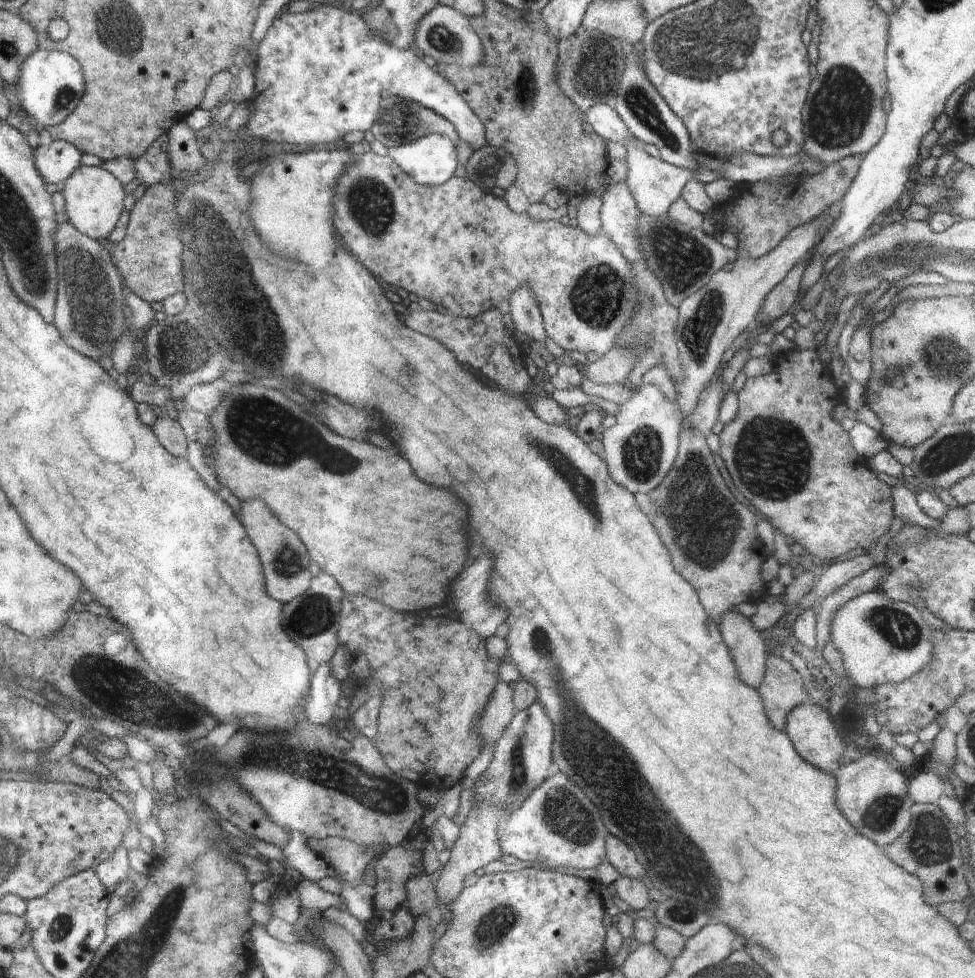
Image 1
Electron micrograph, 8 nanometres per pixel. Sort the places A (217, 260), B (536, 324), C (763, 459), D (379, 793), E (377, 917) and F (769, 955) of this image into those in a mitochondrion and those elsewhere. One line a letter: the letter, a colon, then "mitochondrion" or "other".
A: mitochondrion
B: other
C: mitochondrion
D: mitochondrion
E: other
F: mitochondrion

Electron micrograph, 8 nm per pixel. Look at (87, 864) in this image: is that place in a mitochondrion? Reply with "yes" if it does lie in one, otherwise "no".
no

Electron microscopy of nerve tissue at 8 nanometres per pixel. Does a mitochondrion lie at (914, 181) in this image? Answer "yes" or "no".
no

